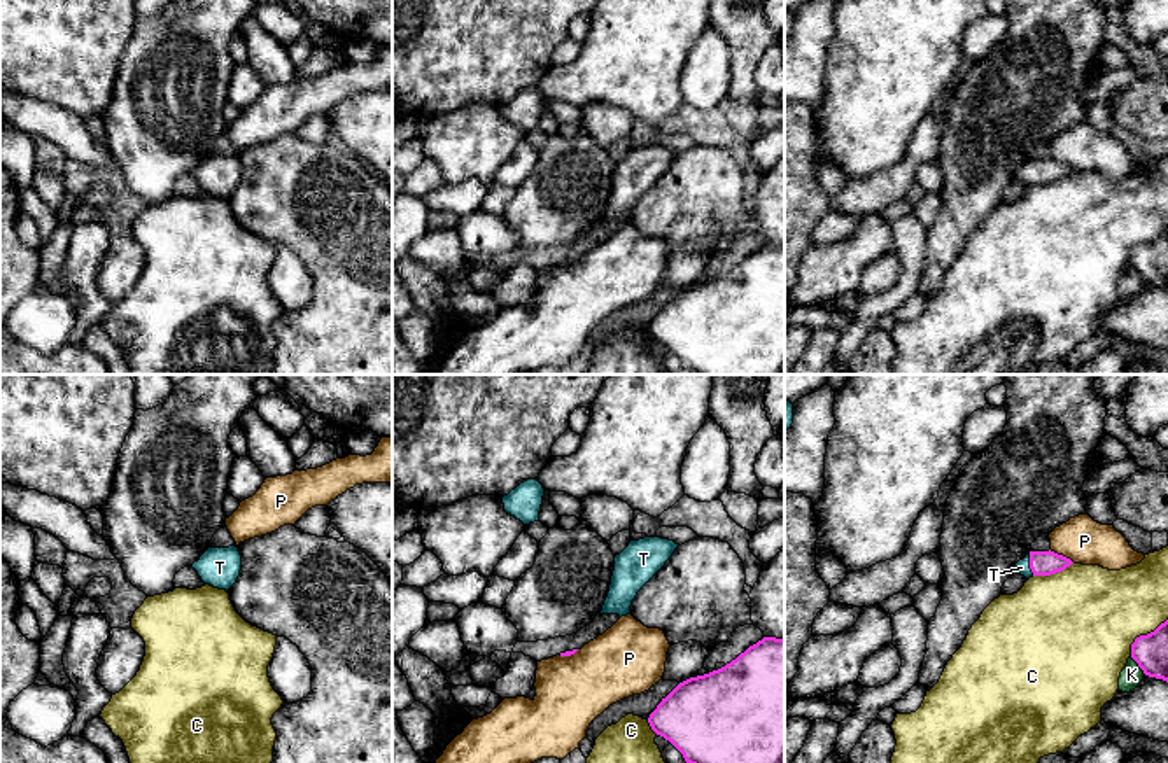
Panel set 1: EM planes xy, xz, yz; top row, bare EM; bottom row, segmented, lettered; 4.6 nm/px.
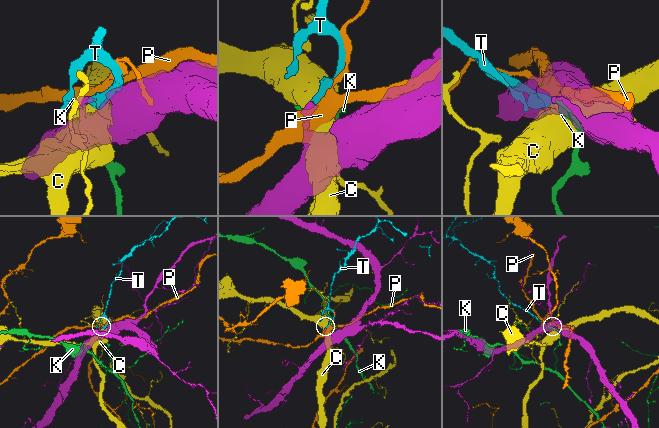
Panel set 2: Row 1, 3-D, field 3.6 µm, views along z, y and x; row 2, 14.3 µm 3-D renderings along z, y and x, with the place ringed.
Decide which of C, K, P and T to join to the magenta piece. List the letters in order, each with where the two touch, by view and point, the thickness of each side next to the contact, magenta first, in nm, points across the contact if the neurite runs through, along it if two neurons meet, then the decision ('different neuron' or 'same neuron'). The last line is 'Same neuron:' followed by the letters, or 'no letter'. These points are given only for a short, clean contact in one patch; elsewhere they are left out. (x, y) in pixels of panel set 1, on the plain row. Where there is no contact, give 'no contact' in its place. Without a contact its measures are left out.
C: yz (1142, 244) | 160/440 nm | different neuron
K: yz (1139, 273) | 160/100 nm | different neuron
P: yz (1062, 163) | 110/220 nm | different neuron
T: yz (1030, 172) | 110/70 nm | across yz (1041, 170), (1030, 172), (1021, 175) | same neuron
Same neuron: T

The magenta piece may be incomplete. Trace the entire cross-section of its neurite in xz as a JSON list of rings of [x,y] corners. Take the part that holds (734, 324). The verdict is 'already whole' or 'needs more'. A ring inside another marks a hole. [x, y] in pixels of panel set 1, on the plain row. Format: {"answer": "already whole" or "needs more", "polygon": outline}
{"answer": "already whole", "polygon": [[[763,245],[725,275],[679,290],[648,331],[693,374],[785,374],[785,247]]]}

